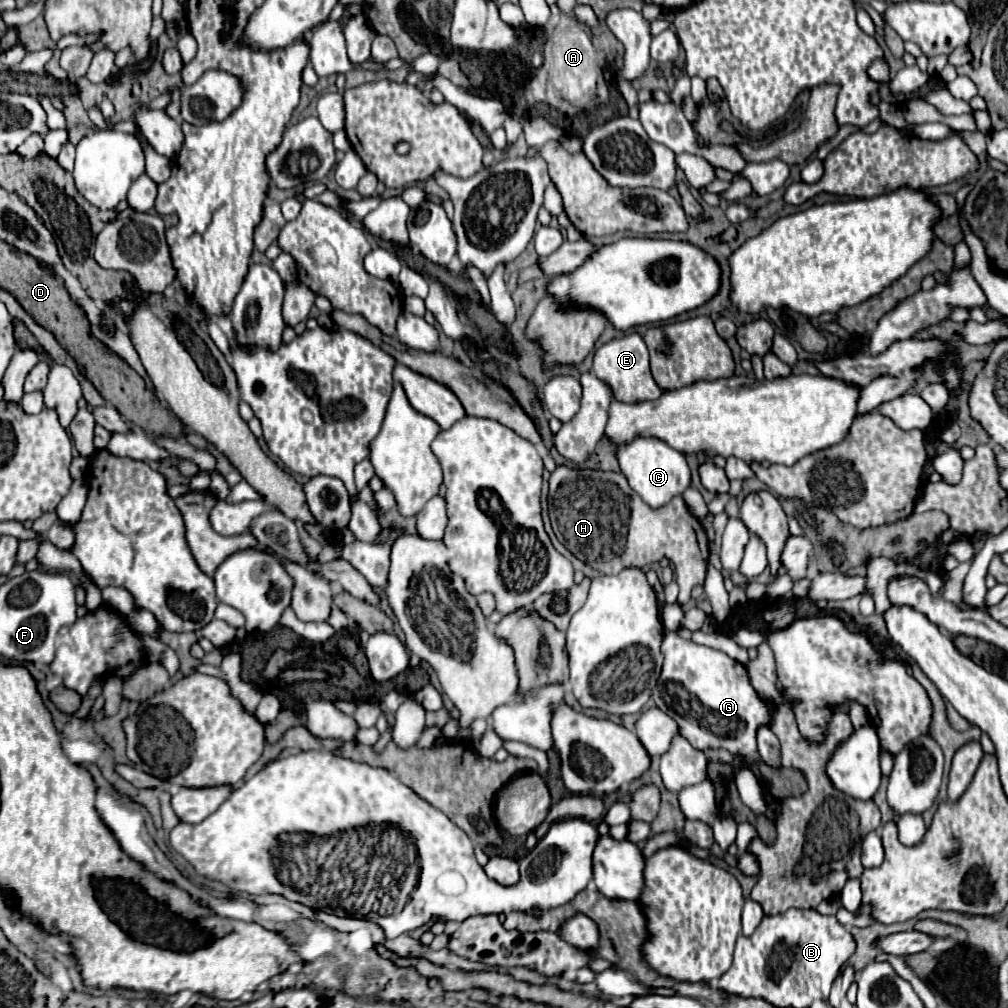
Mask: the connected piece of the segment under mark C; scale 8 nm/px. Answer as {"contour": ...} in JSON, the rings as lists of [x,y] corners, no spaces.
{"contour":[[[636,437],[632,443],[618,447],[616,451],[620,469],[626,475],[630,487],[648,503],[652,509],[660,509],[672,501],[672,497],[682,495],[690,485],[690,469],[686,455],[672,449],[668,443],[654,437]]]}

